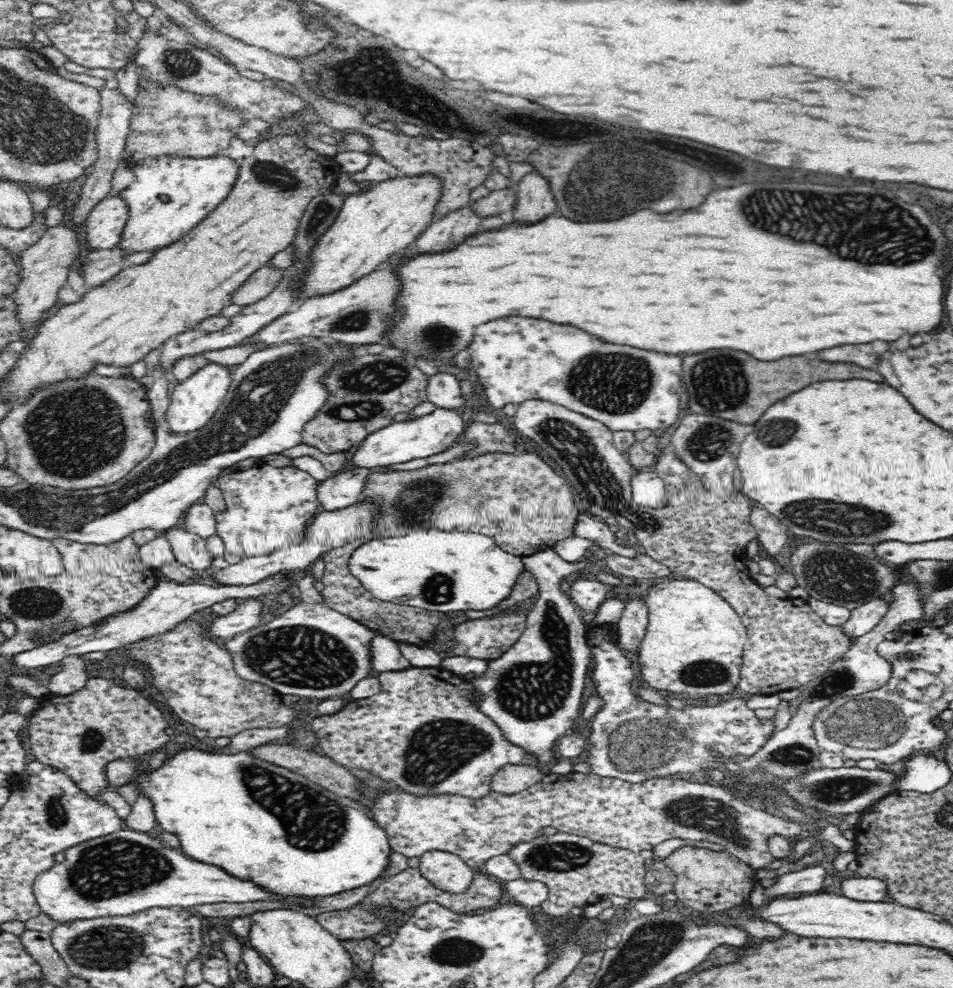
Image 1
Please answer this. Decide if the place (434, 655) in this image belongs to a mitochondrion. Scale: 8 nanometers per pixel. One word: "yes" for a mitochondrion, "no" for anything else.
no

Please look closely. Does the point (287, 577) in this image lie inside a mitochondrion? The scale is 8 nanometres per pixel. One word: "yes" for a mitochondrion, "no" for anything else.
no

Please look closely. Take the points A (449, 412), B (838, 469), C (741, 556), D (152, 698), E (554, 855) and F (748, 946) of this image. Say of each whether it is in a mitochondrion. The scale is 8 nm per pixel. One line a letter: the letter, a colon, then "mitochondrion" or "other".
A: other
B: other
C: other
D: other
E: mitochondrion
F: other

